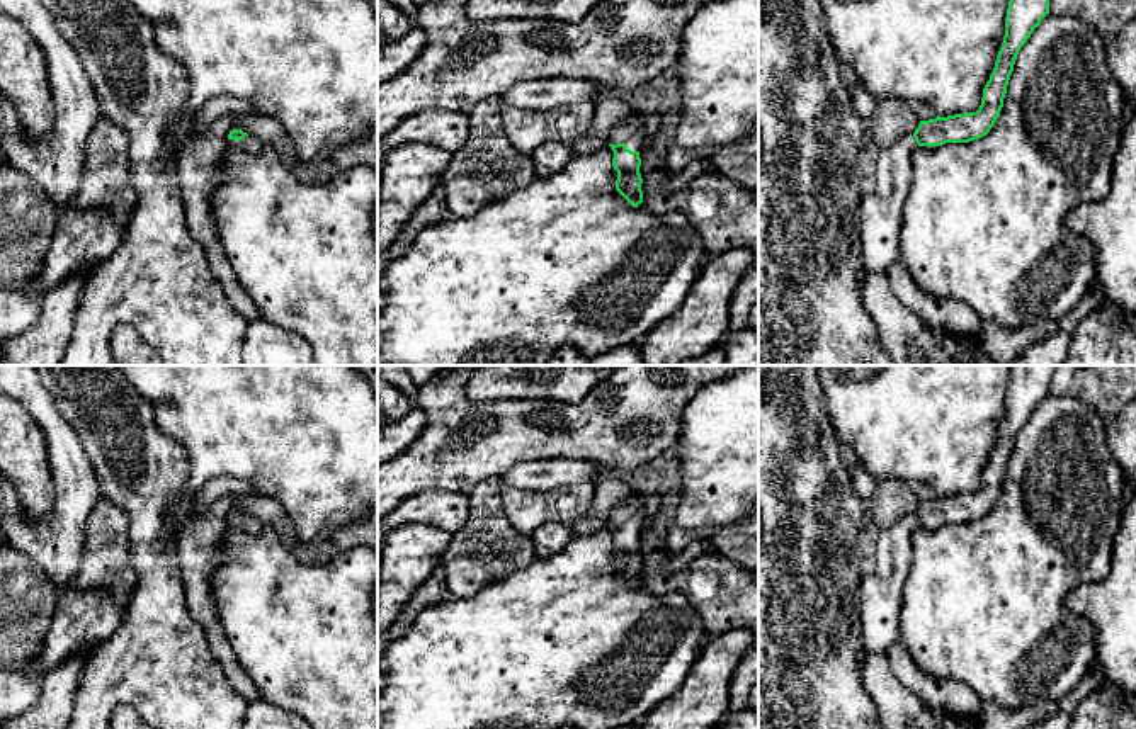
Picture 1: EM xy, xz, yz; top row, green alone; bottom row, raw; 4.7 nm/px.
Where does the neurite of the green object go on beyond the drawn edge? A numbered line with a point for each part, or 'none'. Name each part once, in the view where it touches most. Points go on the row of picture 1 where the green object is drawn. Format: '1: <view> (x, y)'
1: xz (631, 133)

